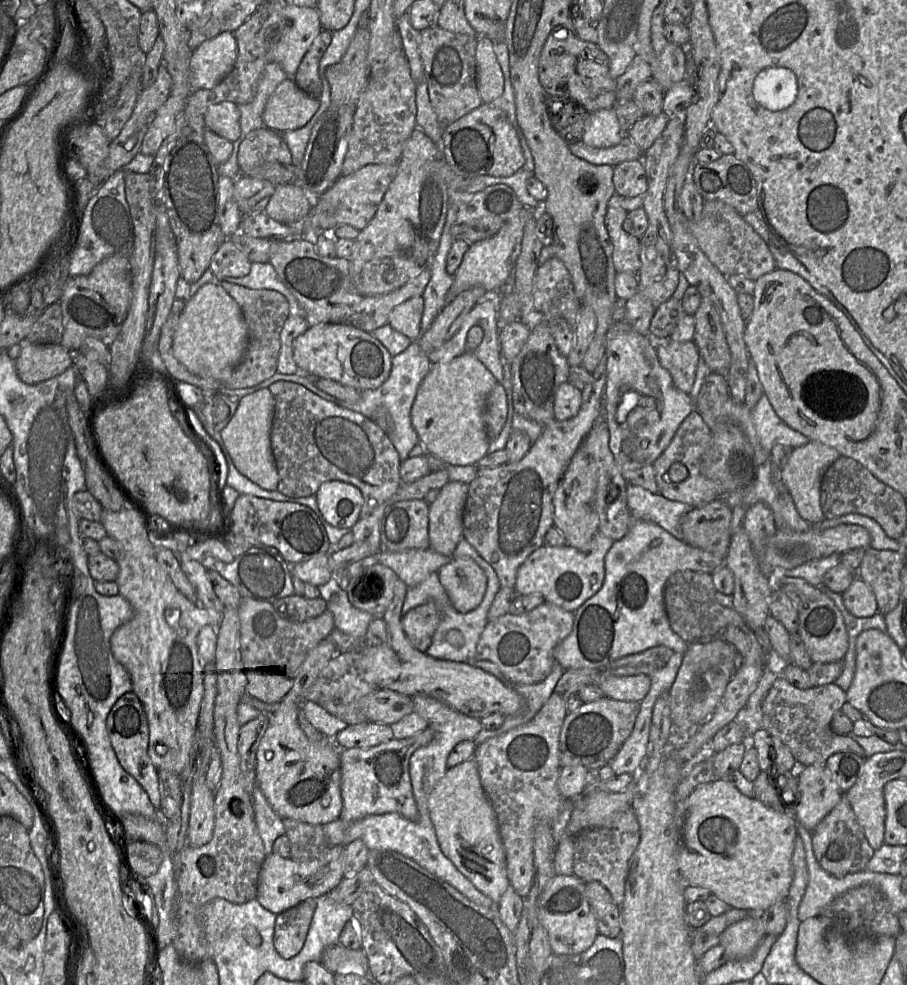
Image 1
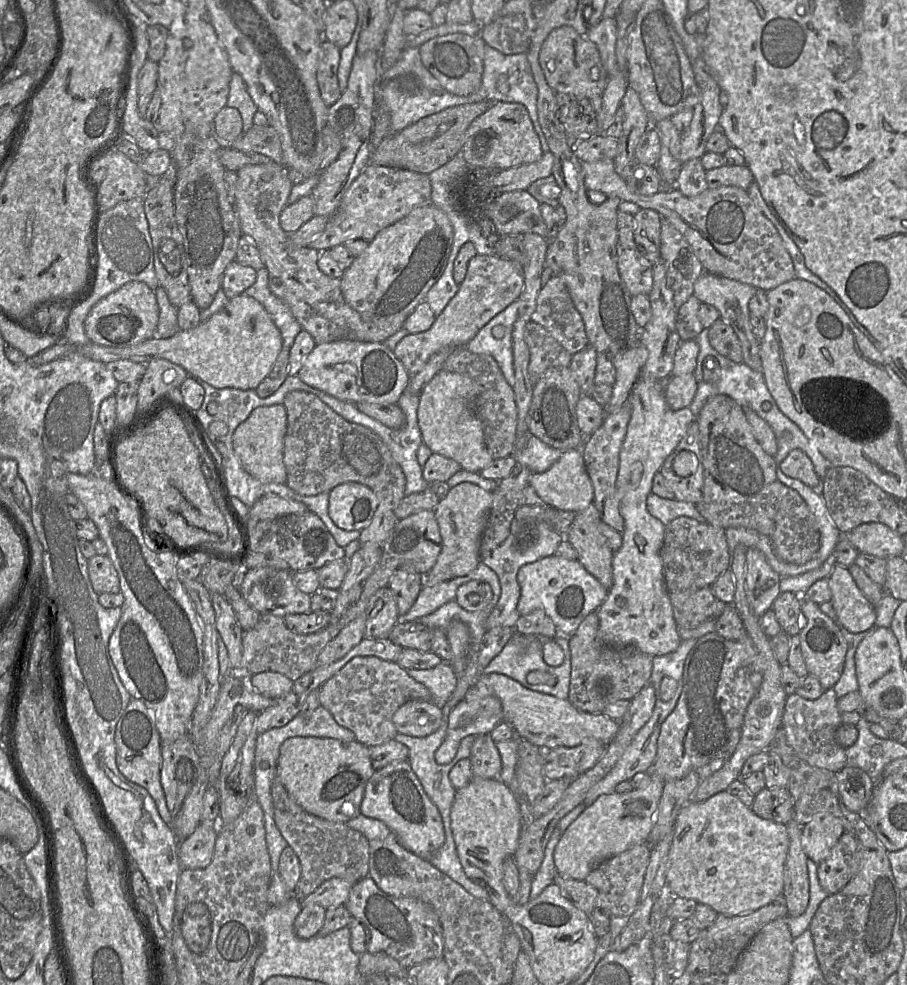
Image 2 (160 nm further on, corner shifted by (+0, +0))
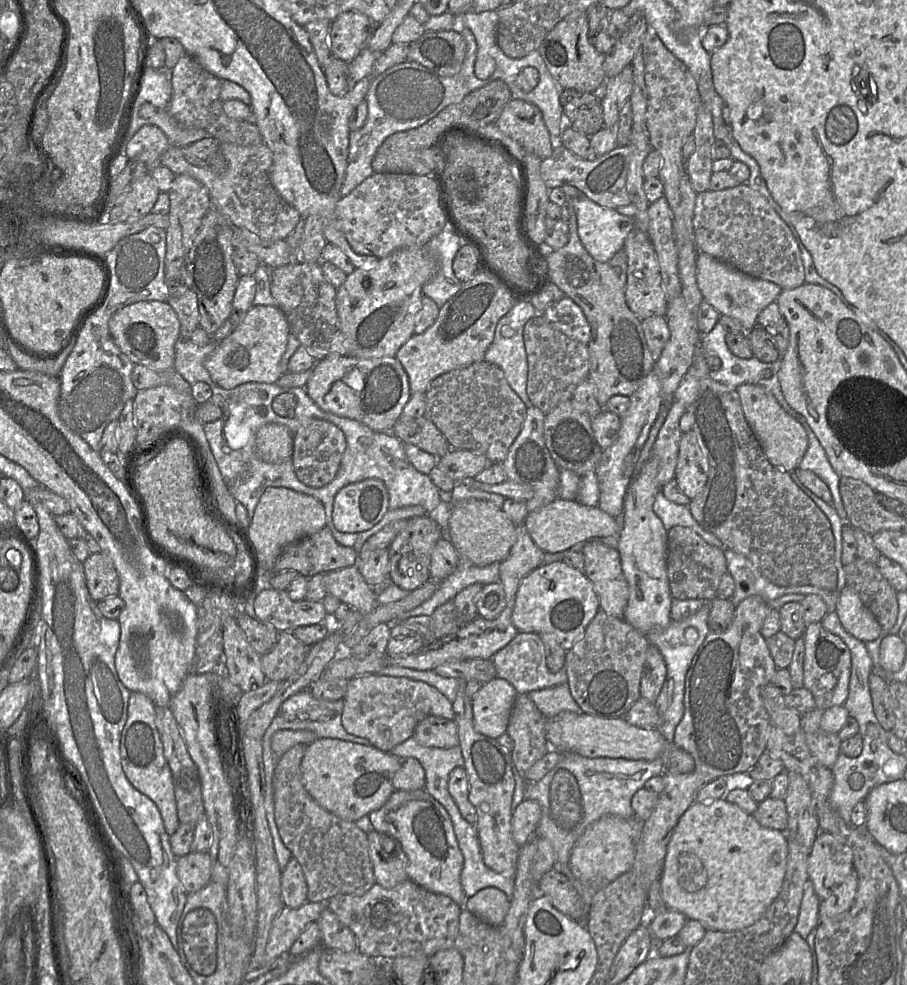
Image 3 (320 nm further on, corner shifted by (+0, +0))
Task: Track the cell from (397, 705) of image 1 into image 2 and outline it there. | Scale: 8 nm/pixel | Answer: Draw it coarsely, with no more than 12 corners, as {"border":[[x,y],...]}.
{"border":[[410,700],[398,708],[398,732],[425,737],[443,714],[433,702]]}

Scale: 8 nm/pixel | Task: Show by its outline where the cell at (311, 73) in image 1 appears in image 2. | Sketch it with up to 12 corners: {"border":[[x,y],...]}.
{"border":[[323,39],[316,78],[330,107],[342,95],[340,48]]}

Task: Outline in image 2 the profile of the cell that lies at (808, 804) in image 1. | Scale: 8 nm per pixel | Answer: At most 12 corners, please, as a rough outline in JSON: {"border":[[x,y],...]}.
{"border":[[818,813],[802,826],[802,848],[818,865],[844,832]]}

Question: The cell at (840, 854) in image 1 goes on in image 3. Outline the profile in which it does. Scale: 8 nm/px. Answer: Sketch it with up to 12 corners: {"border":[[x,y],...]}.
{"border":[[854,870],[820,902],[819,922],[854,904],[858,875]]}

